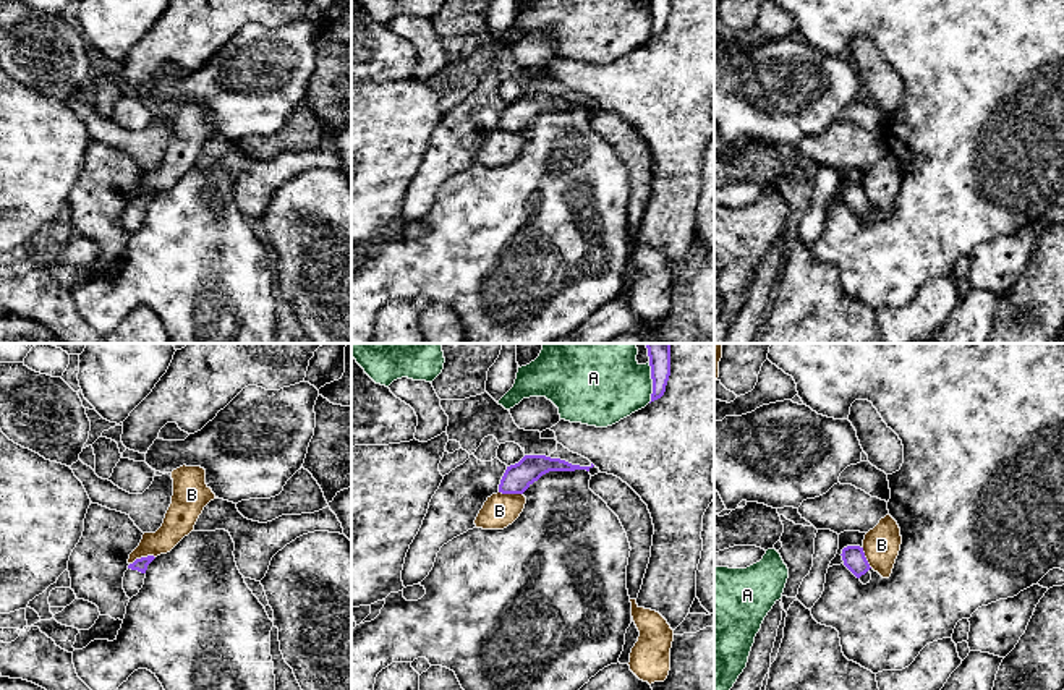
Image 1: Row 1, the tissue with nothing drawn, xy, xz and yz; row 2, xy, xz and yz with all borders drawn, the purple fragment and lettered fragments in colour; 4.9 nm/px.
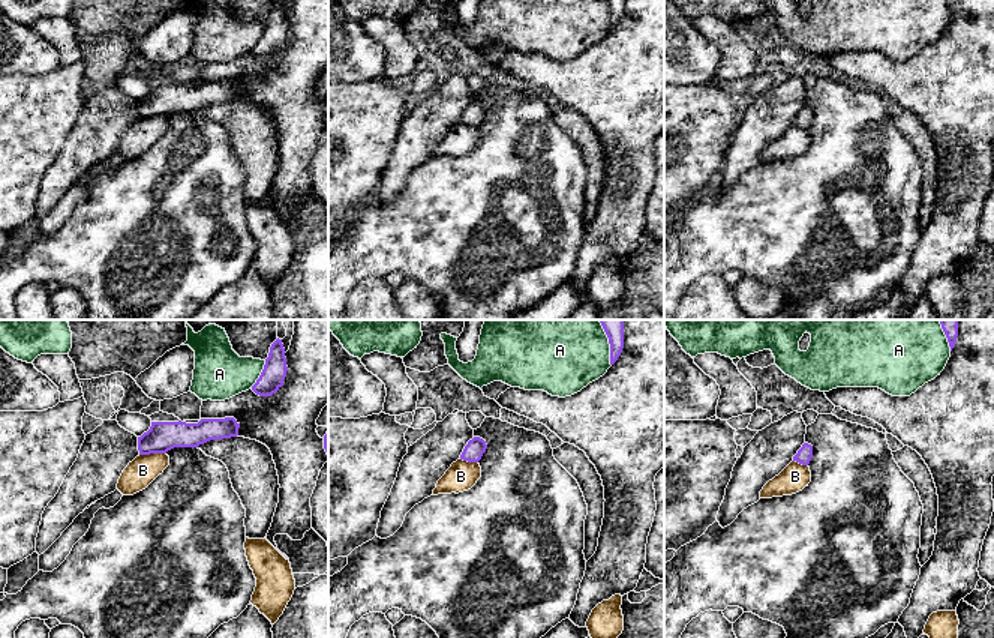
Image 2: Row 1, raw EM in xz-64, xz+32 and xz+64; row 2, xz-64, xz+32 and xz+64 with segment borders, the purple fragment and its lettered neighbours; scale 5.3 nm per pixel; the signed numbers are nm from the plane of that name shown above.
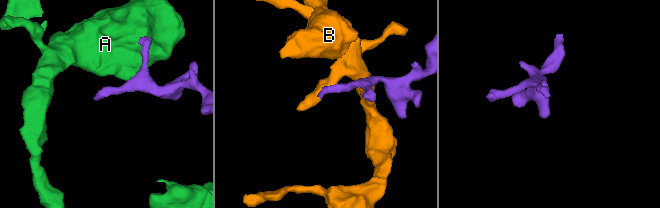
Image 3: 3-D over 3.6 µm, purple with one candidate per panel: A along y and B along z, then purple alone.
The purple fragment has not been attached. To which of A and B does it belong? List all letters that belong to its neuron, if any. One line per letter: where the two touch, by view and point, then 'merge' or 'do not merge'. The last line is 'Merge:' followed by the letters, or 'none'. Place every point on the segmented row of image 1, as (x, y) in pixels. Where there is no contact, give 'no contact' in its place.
A: meets purple in xz at (653, 383); do not merge
B: meets purple in xy at (141, 557); do not merge
Merge: none

